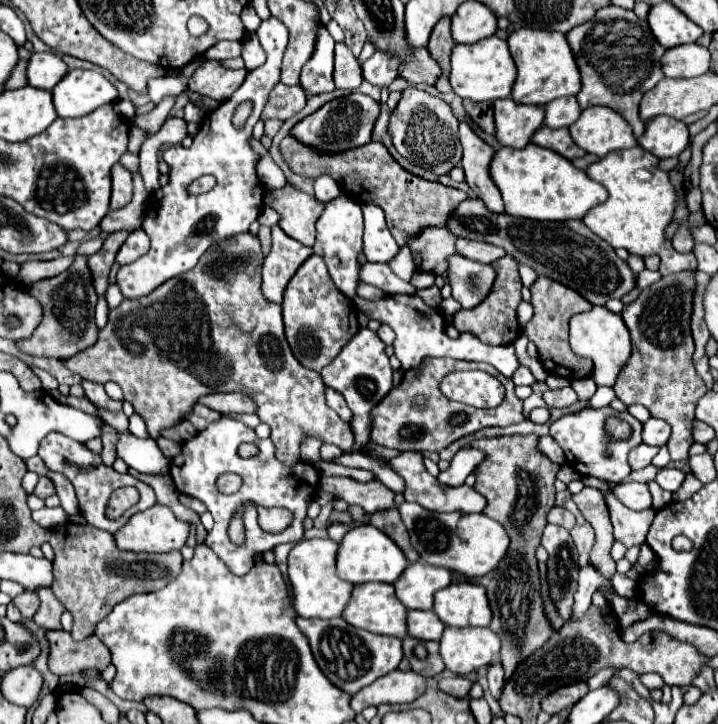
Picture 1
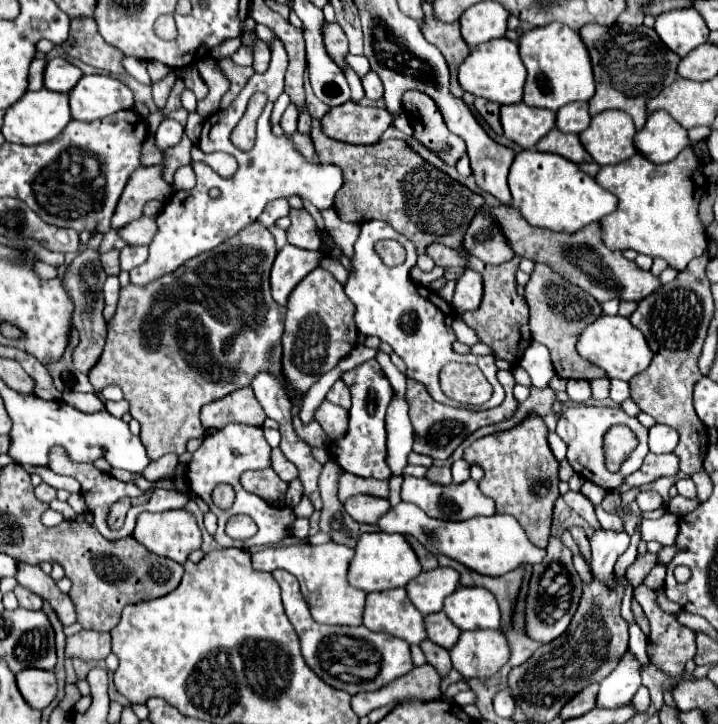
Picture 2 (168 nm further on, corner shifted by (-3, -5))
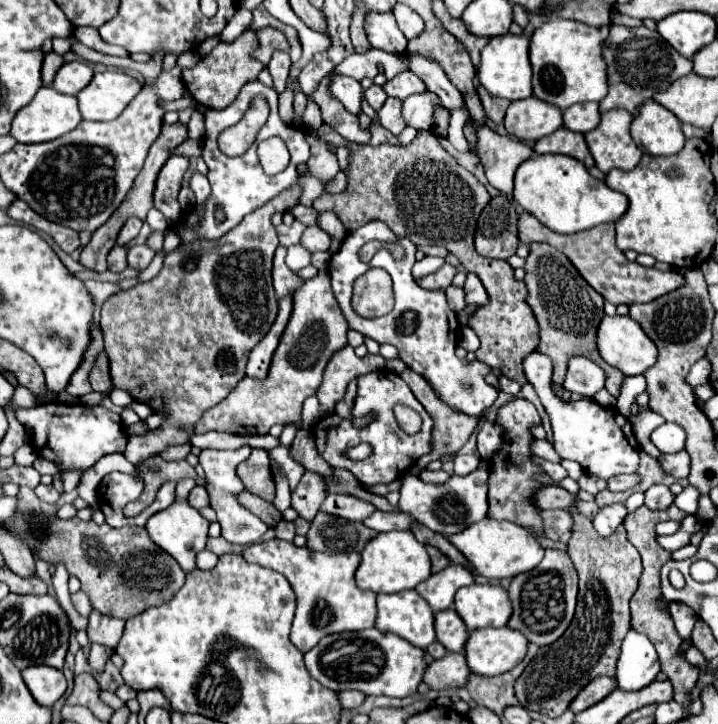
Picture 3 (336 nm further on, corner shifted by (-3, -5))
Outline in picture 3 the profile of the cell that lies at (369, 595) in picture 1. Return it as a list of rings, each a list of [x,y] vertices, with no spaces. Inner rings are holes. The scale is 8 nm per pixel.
[[[416,591],[378,595],[376,629],[400,635],[412,645],[426,649],[434,643],[434,613]]]

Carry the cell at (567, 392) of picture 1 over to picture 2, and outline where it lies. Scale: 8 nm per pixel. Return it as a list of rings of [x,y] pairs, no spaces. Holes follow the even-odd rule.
[[[568,381],[566,391],[574,403],[586,403],[592,397],[590,381]]]

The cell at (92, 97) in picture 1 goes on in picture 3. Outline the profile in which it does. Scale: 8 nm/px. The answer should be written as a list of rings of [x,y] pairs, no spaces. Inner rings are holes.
[[[122,71],[96,73],[76,95],[82,119],[112,121],[140,93],[142,85]]]

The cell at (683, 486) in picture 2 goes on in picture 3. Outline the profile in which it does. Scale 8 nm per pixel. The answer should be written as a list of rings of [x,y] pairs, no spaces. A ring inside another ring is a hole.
[[[688,485],[688,487],[684,487],[684,491],[674,499],[674,503],[678,505],[678,509],[686,511],[688,515],[694,515],[694,511],[696,511],[696,507],[698,507],[698,495],[700,495],[700,493],[696,493],[696,489],[692,489],[692,485]]]

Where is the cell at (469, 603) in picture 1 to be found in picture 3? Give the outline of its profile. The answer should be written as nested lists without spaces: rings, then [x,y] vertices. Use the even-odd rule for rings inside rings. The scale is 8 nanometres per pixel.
[[[470,585],[456,593],[454,609],[466,627],[504,627],[510,619],[512,607],[508,593],[496,585]]]

